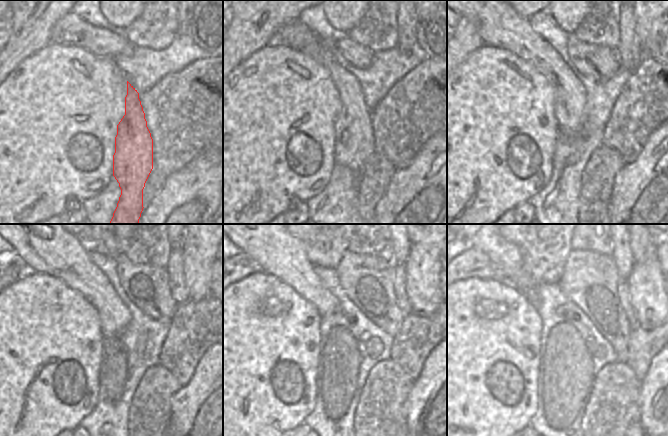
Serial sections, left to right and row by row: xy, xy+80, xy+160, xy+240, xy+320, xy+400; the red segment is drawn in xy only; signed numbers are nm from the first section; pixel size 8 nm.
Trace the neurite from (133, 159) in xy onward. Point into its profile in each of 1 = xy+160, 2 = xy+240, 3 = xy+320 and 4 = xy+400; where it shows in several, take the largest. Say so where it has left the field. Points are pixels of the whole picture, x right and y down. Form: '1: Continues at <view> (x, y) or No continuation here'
1: Continues at xy+160 (499, 25)
2: Continues at xy+240 (41, 244)
3: Continues at xy+320 (278, 253)
4: Continues at xy+400 (505, 255)

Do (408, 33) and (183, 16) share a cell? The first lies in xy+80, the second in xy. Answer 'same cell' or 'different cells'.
same cell

